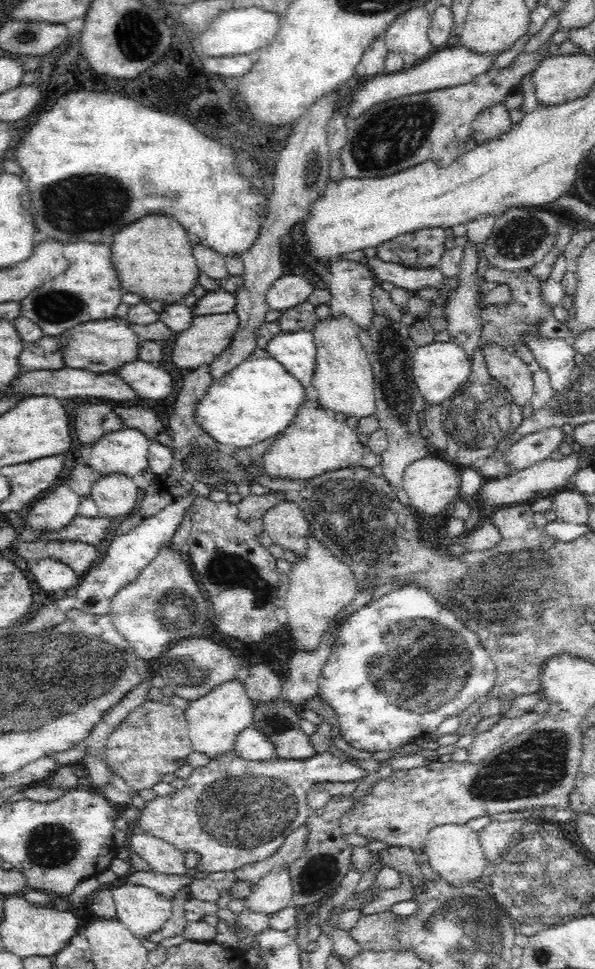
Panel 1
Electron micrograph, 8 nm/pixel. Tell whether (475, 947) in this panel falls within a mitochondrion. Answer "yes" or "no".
yes

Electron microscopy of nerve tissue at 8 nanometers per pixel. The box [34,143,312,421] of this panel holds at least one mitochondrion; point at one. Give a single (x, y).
(93, 205)

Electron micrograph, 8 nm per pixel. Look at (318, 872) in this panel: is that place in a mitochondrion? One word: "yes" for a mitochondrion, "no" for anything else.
yes

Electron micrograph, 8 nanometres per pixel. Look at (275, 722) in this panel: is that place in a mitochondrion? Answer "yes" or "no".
yes

